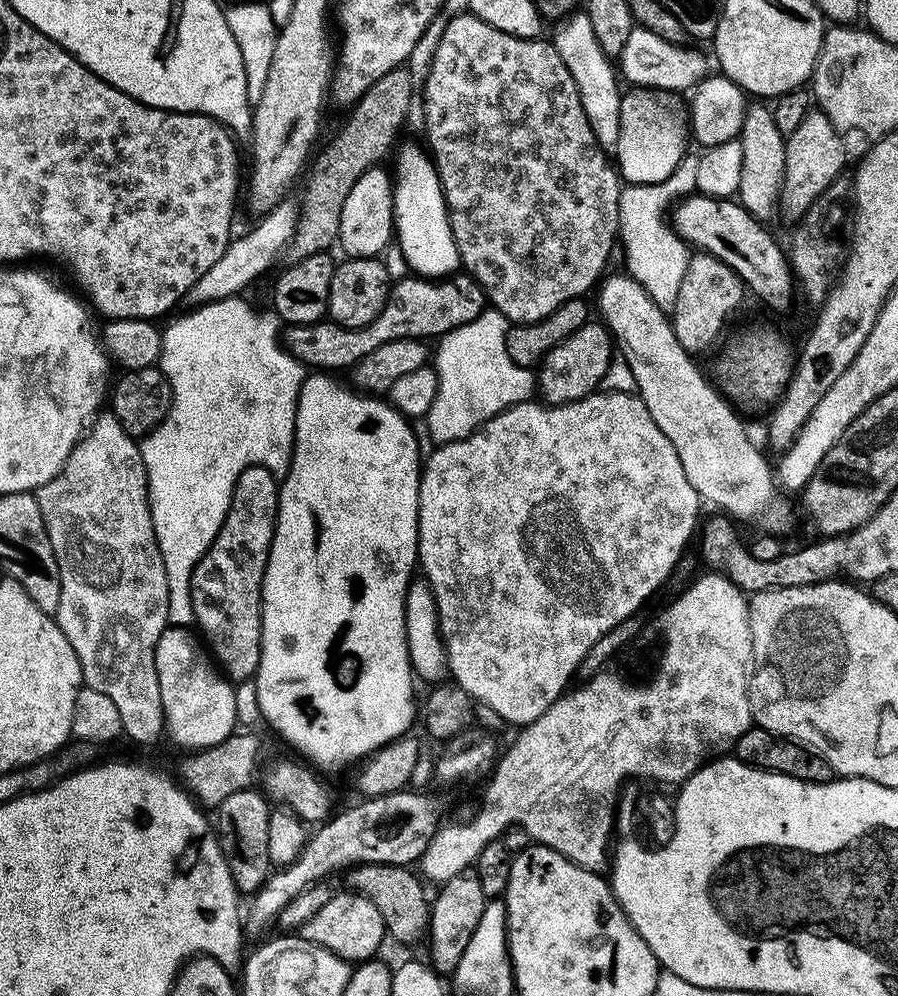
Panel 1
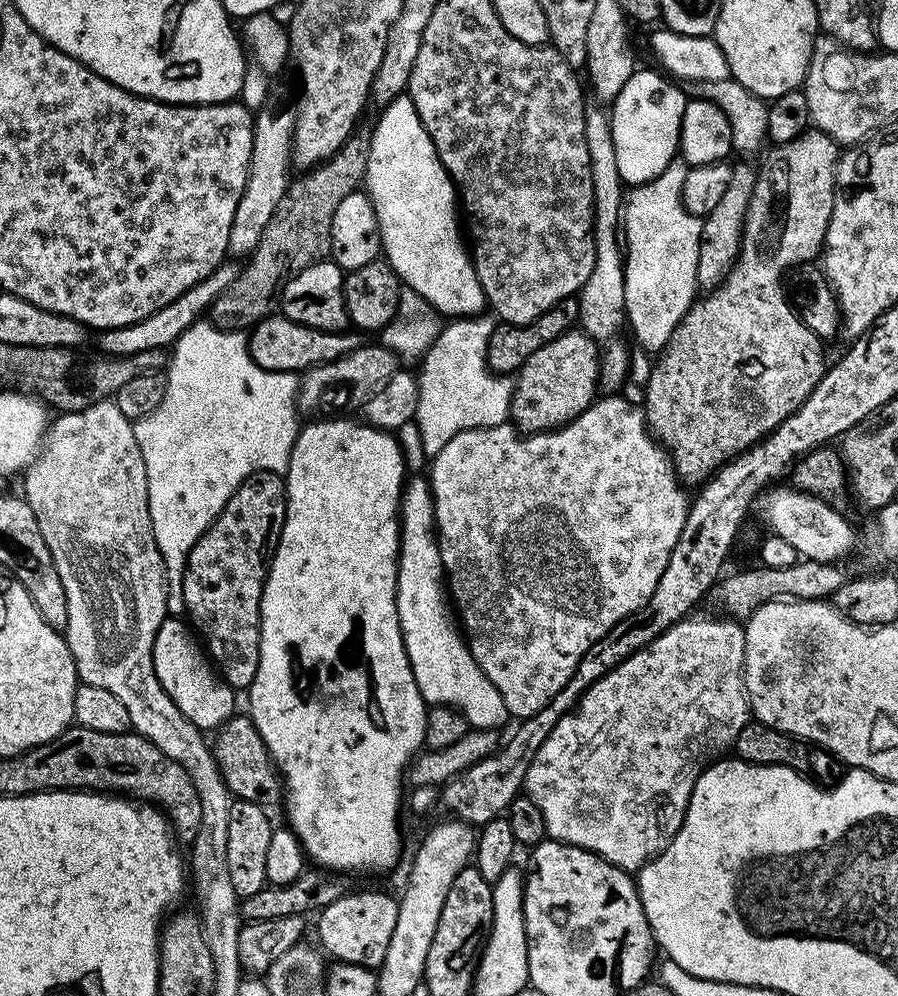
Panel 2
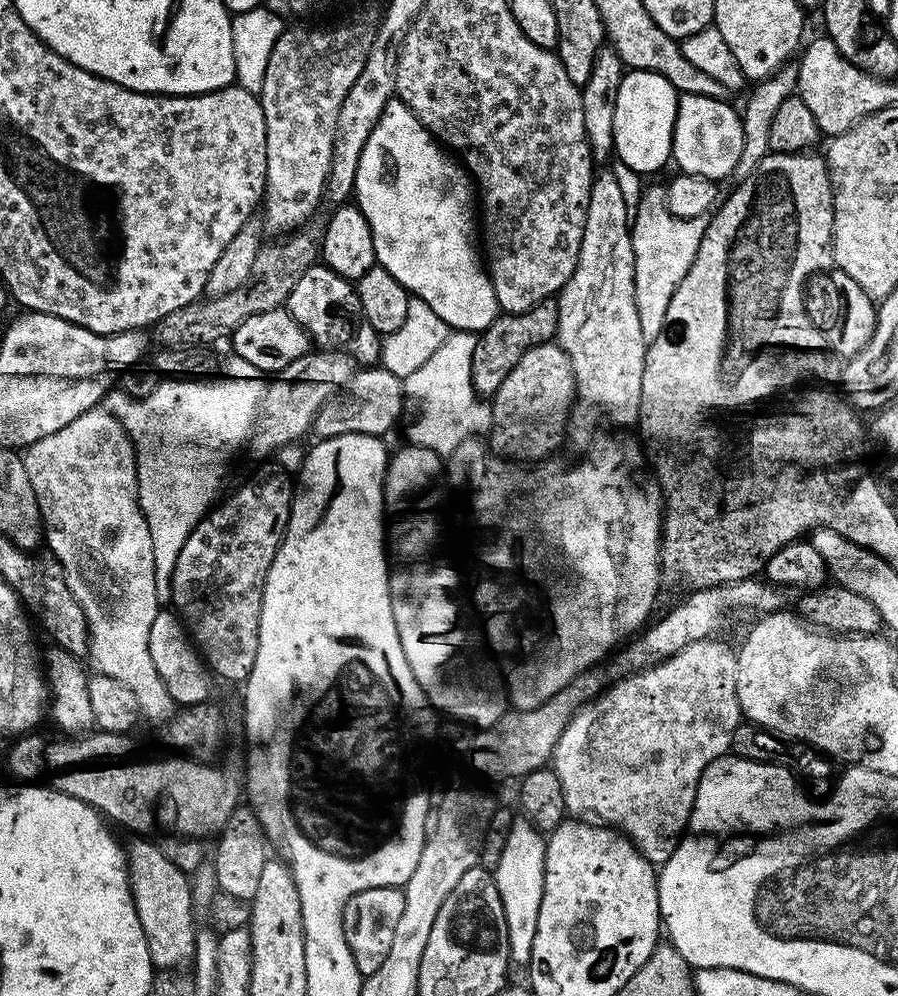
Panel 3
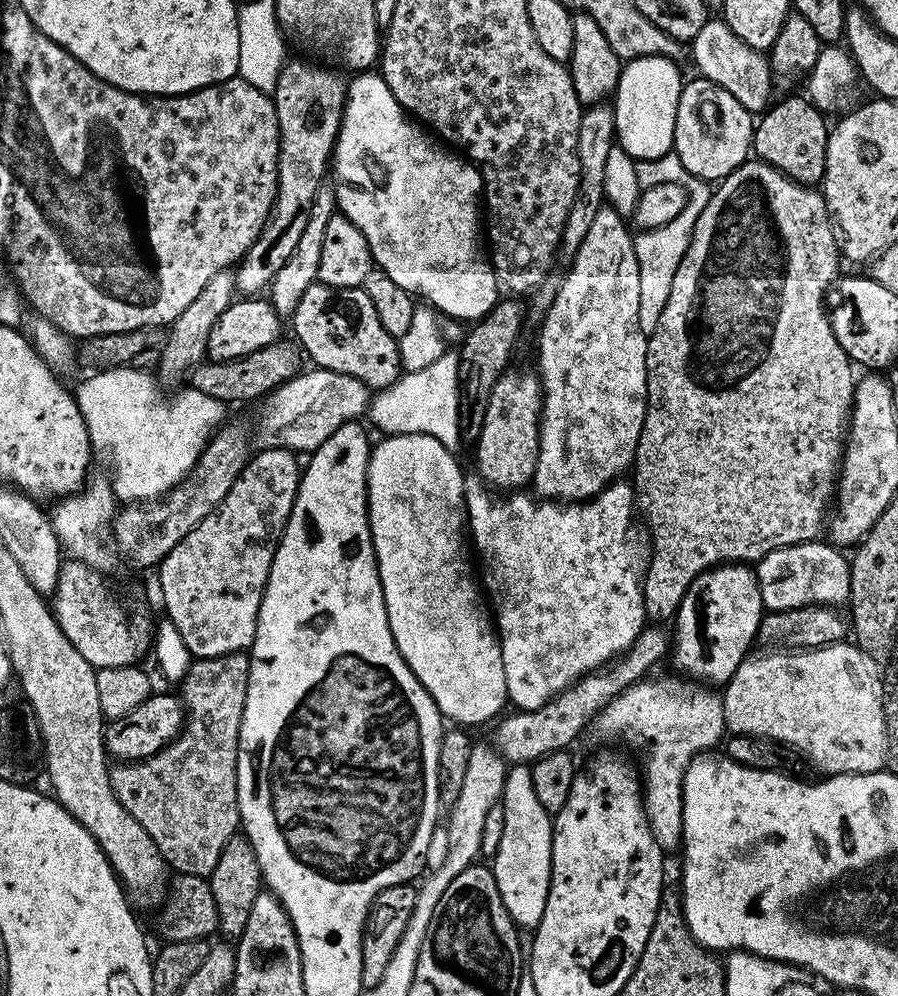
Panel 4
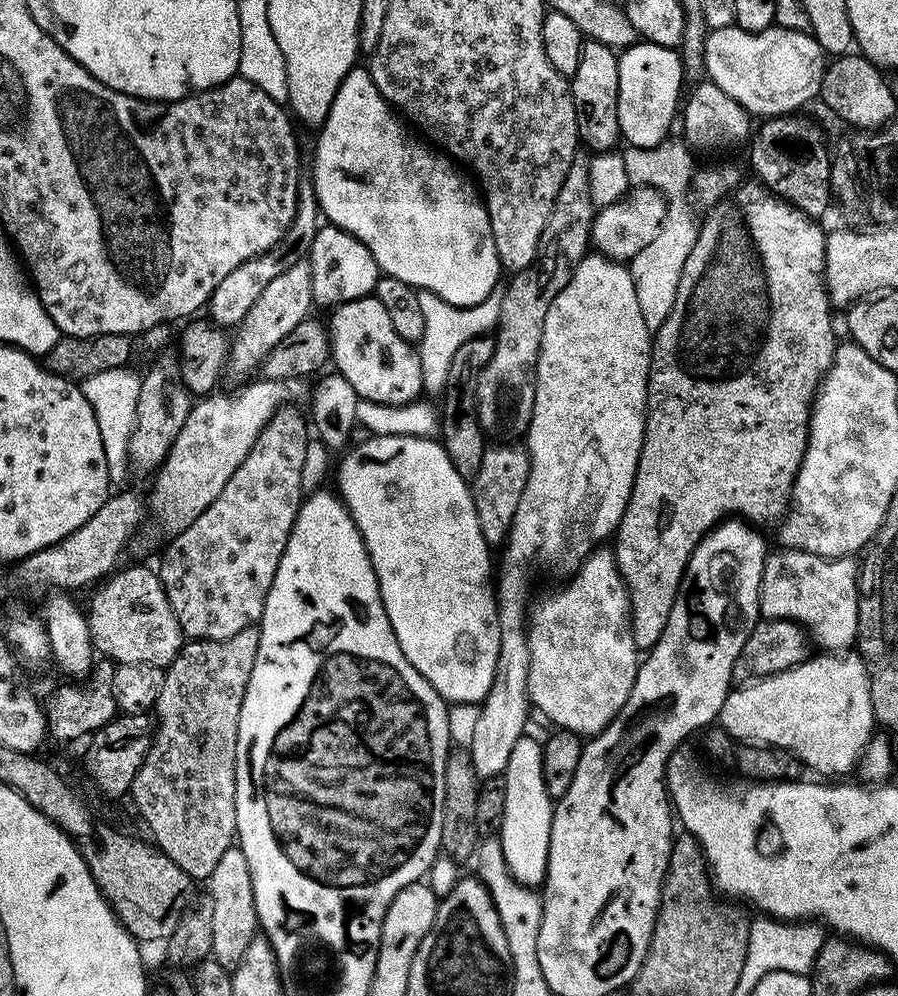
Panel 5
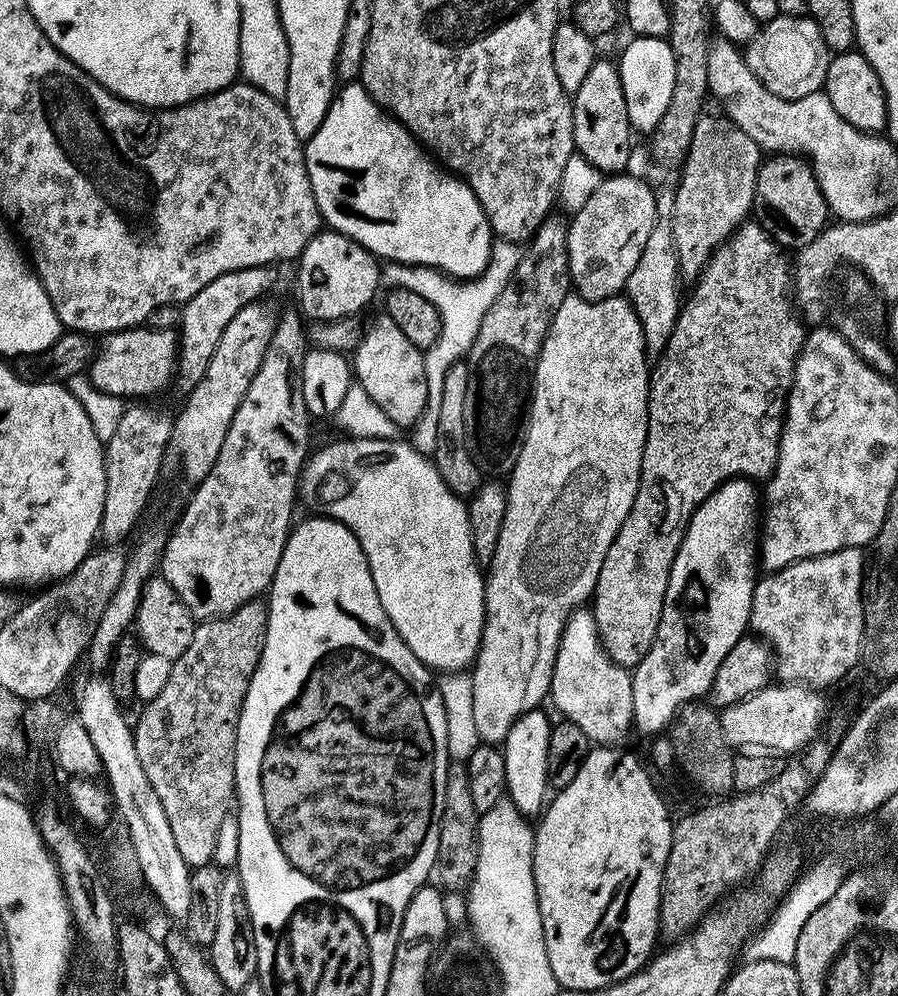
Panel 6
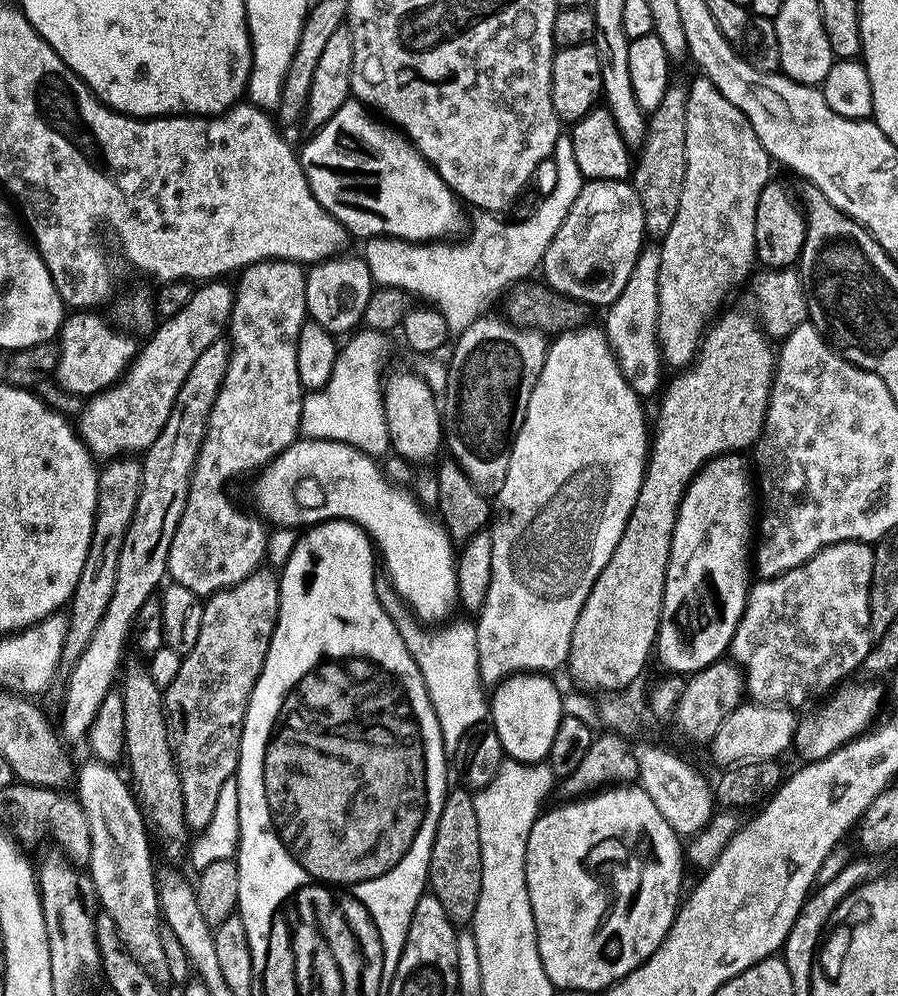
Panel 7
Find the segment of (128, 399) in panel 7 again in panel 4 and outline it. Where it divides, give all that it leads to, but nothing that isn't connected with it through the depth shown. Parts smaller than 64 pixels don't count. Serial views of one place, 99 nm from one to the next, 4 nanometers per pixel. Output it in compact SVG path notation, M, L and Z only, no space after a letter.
M289 59L285 63L281 72L278 74L277 86L275 92L271 95L274 102L274 110L278 118L278 130L280 131L280 153L278 154L278 186L276 187L276 200L272 203L272 215L268 221L264 223L263 230L258 234L258 238L252 243L252 247L244 253L244 259L239 261L238 267L235 269L236 290L241 297L256 298L261 295L260 292L271 285L272 279L278 274L278 270L282 270L282 266L286 266L286 258L290 258L290 254L294 254L298 242L302 238L302 230L306 230L306 222L310 219L310 210L314 206L314 194L318 194L318 186L325 183L326 173L330 168L332 158L332 149L336 147L336 135L340 133L340 118L344 114L344 101L346 99L346 80L345 77L340 77L332 68L323 68L320 64L307 64L307 59L302 60Z

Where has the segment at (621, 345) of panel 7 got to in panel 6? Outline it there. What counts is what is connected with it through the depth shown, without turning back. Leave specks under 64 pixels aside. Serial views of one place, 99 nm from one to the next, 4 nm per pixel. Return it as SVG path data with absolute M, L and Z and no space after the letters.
M664 184L655 189L656 193L656 225L650 230L650 238L646 238L646 246L642 246L642 258L638 258L638 266L634 266L634 274L630 274L626 285L626 299L636 312L638 322L644 335L644 350L649 357L655 358L663 352L666 342L676 325L676 315L682 307L682 292L676 289L676 280L680 276L680 267L676 261L676 247L672 237L672 197L673 185Z

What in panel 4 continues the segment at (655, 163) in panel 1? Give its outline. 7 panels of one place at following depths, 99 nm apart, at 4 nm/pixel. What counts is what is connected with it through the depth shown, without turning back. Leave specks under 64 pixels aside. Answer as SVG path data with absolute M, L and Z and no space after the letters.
M643 56L627 61L621 67L620 81L614 93L616 140L618 147L637 162L660 160L673 151L675 115L682 87L680 66L665 56Z

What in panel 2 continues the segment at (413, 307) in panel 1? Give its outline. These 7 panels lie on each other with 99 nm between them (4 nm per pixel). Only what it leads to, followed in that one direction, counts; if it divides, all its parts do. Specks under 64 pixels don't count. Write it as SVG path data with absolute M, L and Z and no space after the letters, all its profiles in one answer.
M273 314L253 324L247 333L250 358L262 370L271 372L295 372L303 374L319 364L329 364L343 356L349 356L354 349L361 347L362 336L359 331L345 330L327 332L294 322L282 314Z

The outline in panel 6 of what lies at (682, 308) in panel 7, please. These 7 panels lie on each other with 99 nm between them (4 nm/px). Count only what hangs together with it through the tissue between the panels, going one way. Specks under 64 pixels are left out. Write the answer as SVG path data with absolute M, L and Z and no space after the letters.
M701 114L696 119L694 138L688 143L682 171L679 173L680 185L675 185L672 197L672 237L676 247L676 261L680 267L680 276L688 279L688 282L699 277L716 247L749 219L756 202L754 186L762 159L762 149L756 145L754 138L747 136L727 115L708 115Z

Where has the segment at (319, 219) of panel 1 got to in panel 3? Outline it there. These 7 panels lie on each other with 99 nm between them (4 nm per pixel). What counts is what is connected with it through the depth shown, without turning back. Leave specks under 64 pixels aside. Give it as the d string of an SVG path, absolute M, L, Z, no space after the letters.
M308 230L289 232L273 240L276 240L273 244L265 243L258 250L258 258L254 258L254 266L250 266L250 278L246 278L242 286L230 290L230 294L195 300L193 304L182 306L159 320L154 326L155 343L164 348L203 345L206 342L204 340L220 340L223 336L225 339L231 337L232 332L238 330L242 322L246 322L246 318L287 305L290 290L294 290L294 282L302 278L311 264L317 263L318 240Z

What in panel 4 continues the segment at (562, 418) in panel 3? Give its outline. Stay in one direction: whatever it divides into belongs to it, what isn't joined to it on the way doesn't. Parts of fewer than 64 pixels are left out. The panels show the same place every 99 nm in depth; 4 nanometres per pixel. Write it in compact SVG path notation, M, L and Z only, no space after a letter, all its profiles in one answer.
M508 370L504 375L500 376L497 382L494 383L494 388L490 390L490 402L486 407L486 418L483 419L481 436L474 441L474 448L476 448L476 468L481 480L489 489L497 490L504 494L511 493L513 490L524 490L531 485L532 475L538 466L538 454L540 453L540 411L544 408L544 388L540 384L540 377L535 371L516 373L514 370Z

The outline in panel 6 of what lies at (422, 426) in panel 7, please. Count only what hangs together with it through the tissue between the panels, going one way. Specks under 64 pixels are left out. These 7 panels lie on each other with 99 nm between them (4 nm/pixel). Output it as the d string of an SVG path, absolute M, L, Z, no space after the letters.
M379 314L363 329L363 336L358 342L354 355L351 357L350 364L354 369L354 380L360 385L374 400L375 405L379 407L382 414L390 418L390 422L396 424L397 429L408 430L419 420L419 416L426 410L427 400L427 380L426 366L424 365L425 353L414 346L398 326L386 314Z

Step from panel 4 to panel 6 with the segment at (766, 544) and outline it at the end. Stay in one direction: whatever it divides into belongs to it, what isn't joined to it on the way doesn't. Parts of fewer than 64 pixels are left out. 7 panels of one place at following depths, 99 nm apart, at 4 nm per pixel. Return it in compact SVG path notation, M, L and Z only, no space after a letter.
M759 222L741 224L728 239L722 241L712 252L712 257L704 265L704 271L691 285L691 288L693 287L692 293L689 296L687 293L680 313L676 315L676 325L663 352L655 357L654 363L651 365L648 382L648 429L646 430L646 446L642 450L638 494L634 494L634 506L630 510L630 514L626 514L626 522L622 522L610 550L606 550L606 558L602 558L602 570L598 570L596 590L593 592L590 601L590 611L600 635L600 645L604 648L607 656L616 664L635 666L639 664L642 658L646 658L646 654L656 637L670 570L674 566L676 551L684 537L684 525L690 522L694 510L726 481L747 478L753 482L764 482L776 469L776 459L780 450L780 435L784 429L784 411L788 405L788 391L792 389L792 375L796 365L796 356L800 353L800 347L804 345L806 335L805 321L798 315L797 309L794 307L793 297L790 295L790 260L788 256L786 258L783 254L785 255L781 245L768 235L766 229Z

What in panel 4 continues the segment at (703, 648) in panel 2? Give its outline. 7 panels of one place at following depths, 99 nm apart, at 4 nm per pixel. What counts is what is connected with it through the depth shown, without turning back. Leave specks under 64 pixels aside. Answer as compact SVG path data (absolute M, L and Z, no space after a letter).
M650 680L633 684L620 696L599 712L594 720L596 732L604 740L612 740L615 736L624 735L632 744L645 744L648 747L648 765L642 768L642 795L644 808L648 812L648 825L652 827L654 838L665 853L681 847L684 839L684 775L690 762L699 752L707 752L717 747L716 743L726 736L724 722L724 698L719 691L708 686L697 686L692 682L680 680Z

